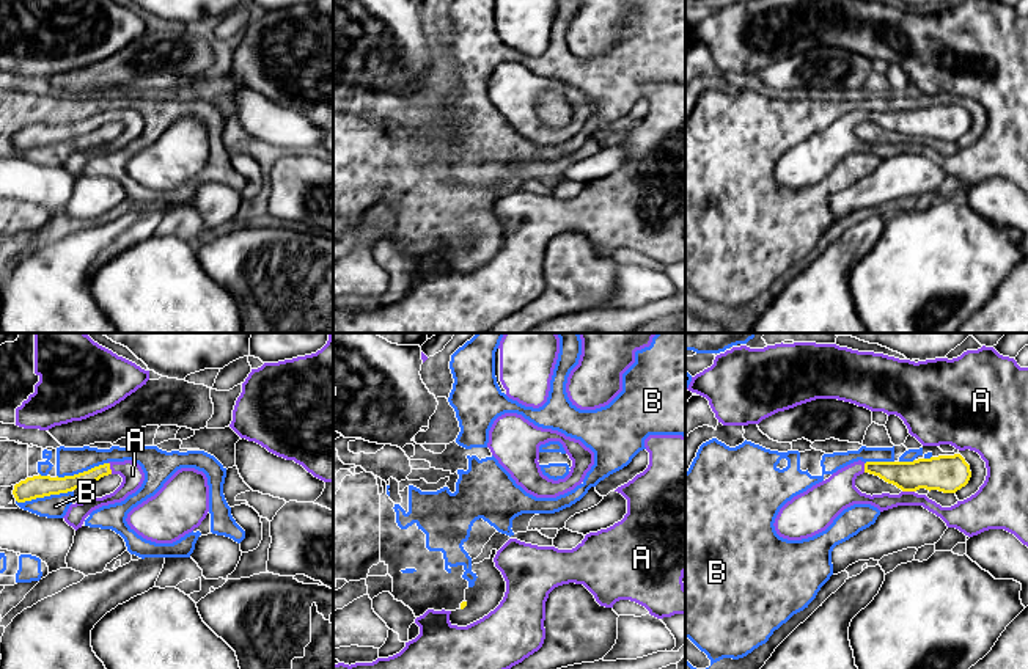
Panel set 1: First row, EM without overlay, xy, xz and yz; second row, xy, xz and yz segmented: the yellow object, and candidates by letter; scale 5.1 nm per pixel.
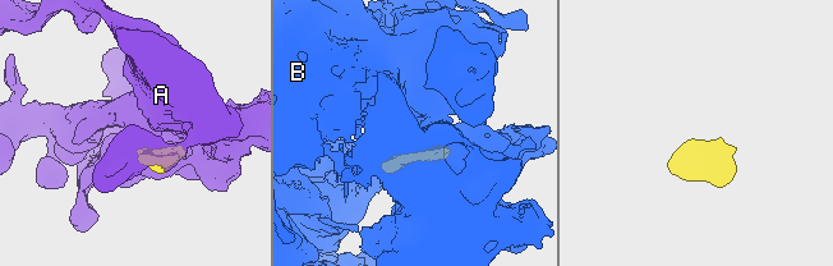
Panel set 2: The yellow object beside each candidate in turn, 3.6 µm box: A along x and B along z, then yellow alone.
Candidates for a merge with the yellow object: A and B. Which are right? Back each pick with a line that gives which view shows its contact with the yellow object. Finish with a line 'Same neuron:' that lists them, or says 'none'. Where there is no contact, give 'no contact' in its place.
A: meets yellow in yz
Same neuron: A

